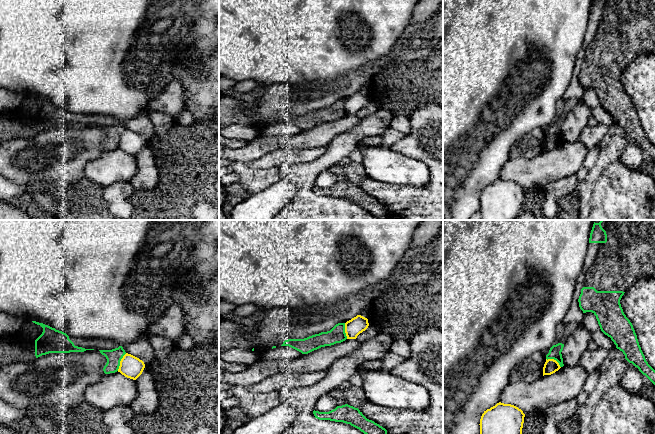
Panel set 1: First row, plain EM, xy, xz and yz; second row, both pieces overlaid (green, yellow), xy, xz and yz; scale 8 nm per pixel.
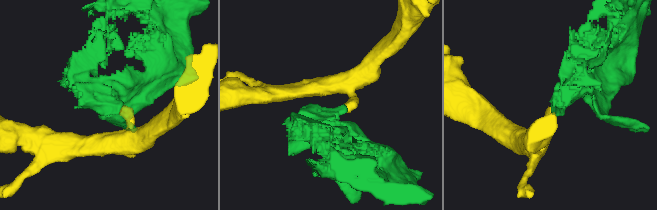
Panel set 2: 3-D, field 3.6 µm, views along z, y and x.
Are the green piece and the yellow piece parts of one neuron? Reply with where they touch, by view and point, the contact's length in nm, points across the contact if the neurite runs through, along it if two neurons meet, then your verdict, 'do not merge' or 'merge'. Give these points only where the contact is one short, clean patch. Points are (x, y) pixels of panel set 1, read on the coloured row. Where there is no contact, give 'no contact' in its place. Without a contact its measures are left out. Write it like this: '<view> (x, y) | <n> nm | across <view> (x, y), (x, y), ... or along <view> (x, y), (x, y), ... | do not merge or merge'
xy (119, 362) | 160 nm | along xy (126, 353), (121, 359), (117, 370) | do not merge

